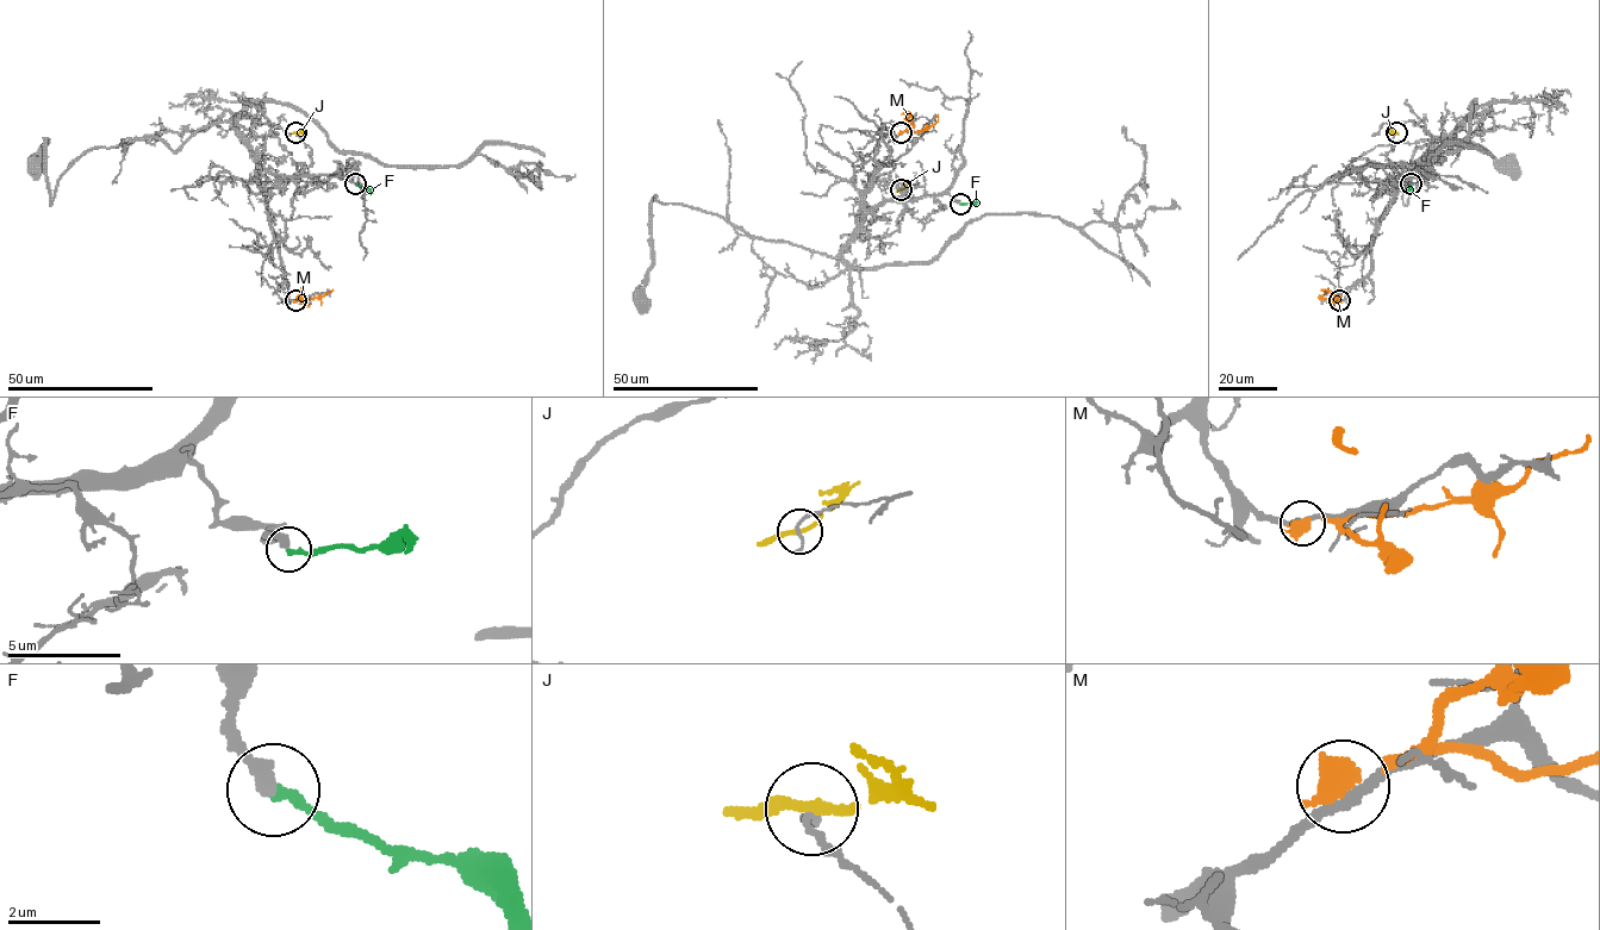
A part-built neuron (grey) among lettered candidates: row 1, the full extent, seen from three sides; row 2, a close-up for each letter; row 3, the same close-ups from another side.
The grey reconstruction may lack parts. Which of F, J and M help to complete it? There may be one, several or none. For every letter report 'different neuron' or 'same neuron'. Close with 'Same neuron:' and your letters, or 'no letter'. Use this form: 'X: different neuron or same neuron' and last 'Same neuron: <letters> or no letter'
F: different neuron
J: different neuron
M: different neuron
Same neuron: no letter

